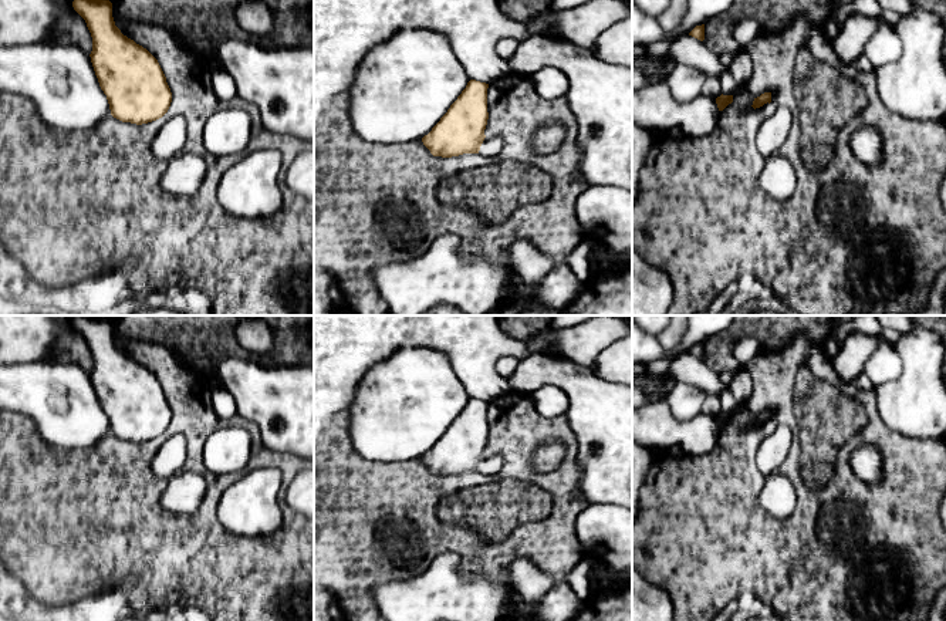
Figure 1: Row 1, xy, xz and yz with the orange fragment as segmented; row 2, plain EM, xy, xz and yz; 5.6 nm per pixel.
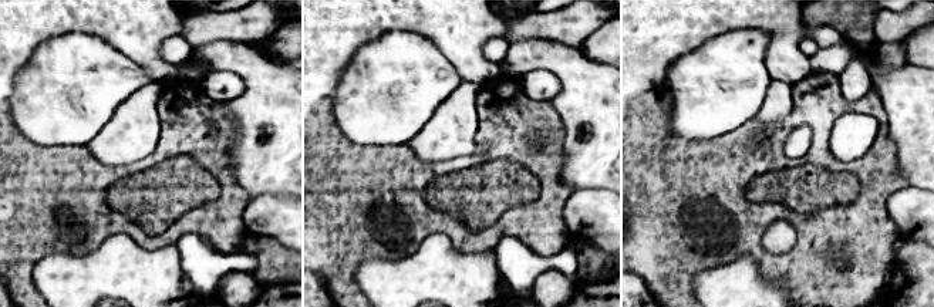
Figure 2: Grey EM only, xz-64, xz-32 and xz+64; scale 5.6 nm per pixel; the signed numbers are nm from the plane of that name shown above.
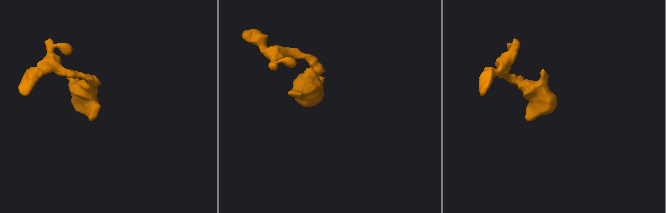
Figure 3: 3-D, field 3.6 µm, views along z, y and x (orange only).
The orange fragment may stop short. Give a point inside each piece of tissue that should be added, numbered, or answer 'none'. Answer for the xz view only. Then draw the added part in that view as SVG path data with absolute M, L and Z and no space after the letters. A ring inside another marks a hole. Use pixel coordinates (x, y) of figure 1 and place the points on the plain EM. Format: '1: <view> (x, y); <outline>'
1: xz (492, 463); M486 455L479 472L483 475L496 475L503 466L503 458L500 455Z

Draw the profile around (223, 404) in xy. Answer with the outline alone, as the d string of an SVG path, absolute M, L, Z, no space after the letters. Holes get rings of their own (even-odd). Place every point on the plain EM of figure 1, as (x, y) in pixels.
M214 382L212 388L212 405L216 414L224 419L230 419L237 414L233 396L223 385L217 382Z

